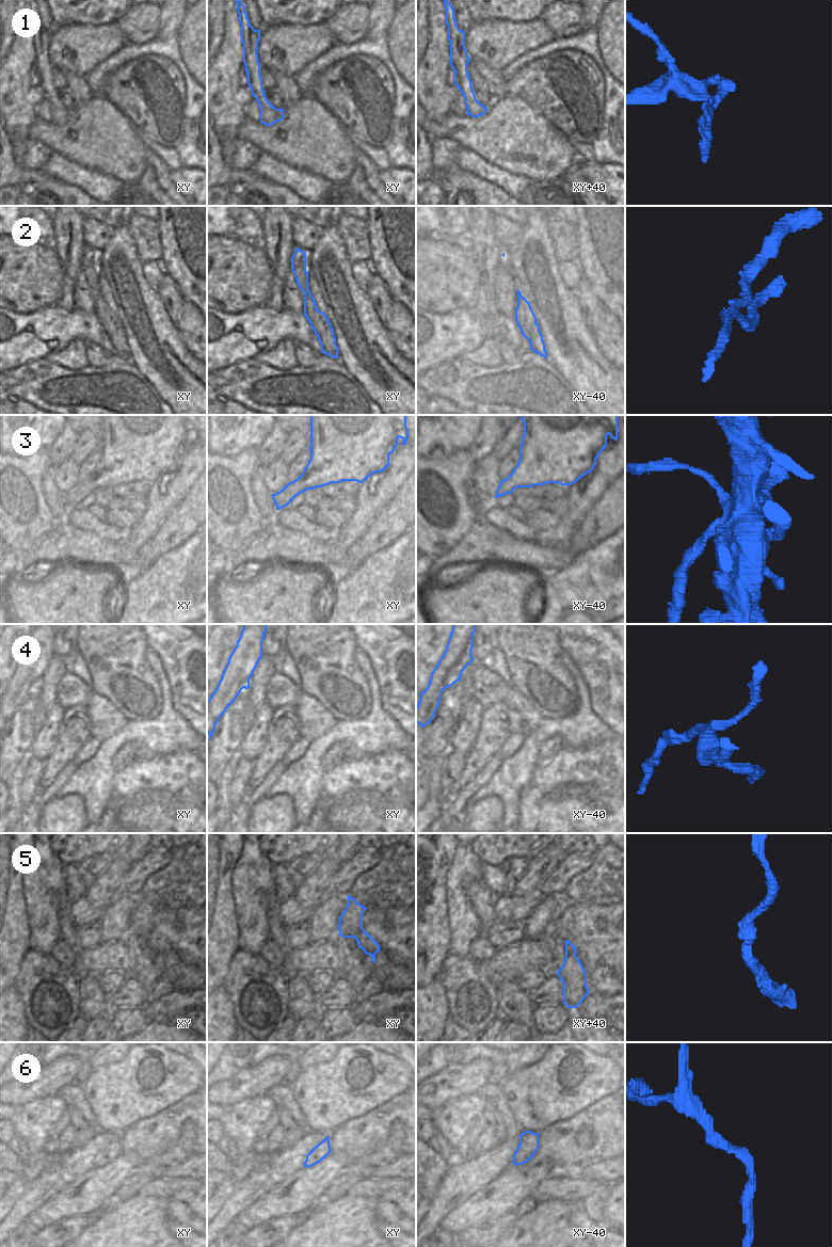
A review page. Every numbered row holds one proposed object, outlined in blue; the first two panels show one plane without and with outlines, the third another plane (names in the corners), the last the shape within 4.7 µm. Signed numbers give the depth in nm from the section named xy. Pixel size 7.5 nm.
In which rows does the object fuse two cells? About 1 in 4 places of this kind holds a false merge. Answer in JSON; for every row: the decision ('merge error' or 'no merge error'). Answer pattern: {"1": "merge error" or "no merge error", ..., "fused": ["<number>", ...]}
{"1": "no merge error", "2": "merge error", "3": "no merge error", "4": "merge error", "5": "no merge error", "6": "no merge error", "fused": ["2", "4"]}

